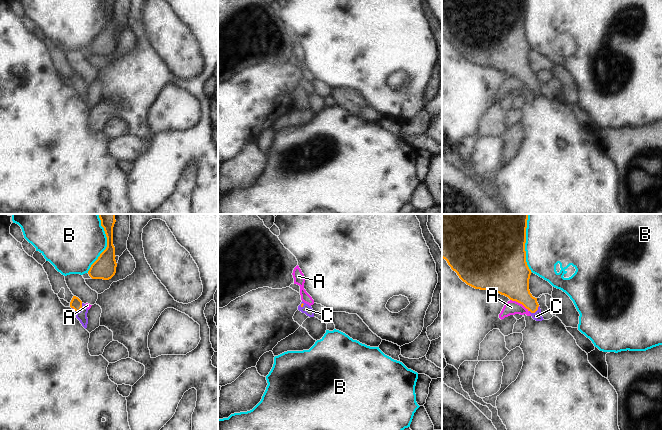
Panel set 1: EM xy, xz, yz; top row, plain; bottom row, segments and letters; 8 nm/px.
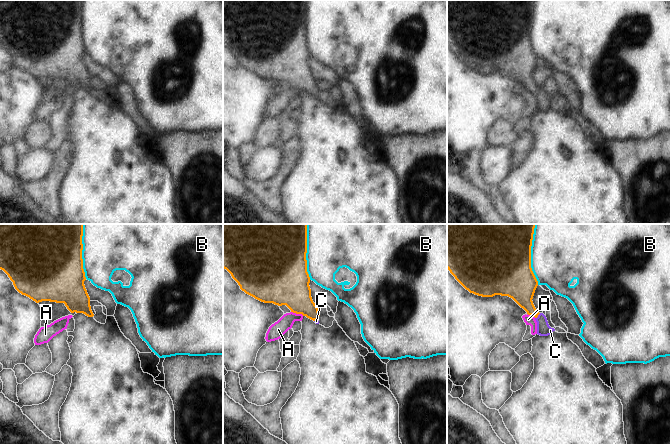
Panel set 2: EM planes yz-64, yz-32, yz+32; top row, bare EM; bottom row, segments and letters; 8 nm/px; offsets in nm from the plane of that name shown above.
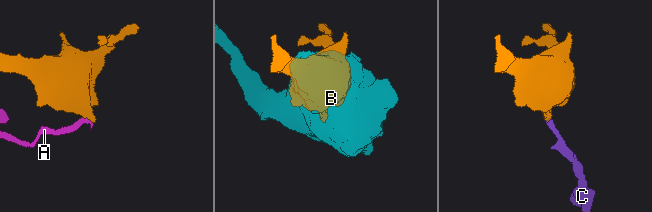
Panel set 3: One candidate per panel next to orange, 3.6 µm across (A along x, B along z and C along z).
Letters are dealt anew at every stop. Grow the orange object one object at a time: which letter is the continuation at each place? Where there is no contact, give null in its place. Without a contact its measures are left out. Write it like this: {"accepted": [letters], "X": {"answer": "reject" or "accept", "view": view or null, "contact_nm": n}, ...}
{"accepted": ["C"], "A": {"answer": "reject", "view": "yz", "contact_nm": 180}, "B": {"answer": "reject", "view": "xy", "contact_nm": 480}, "C": {"answer": "accept", "view": "xy", "contact_nm": 100}}

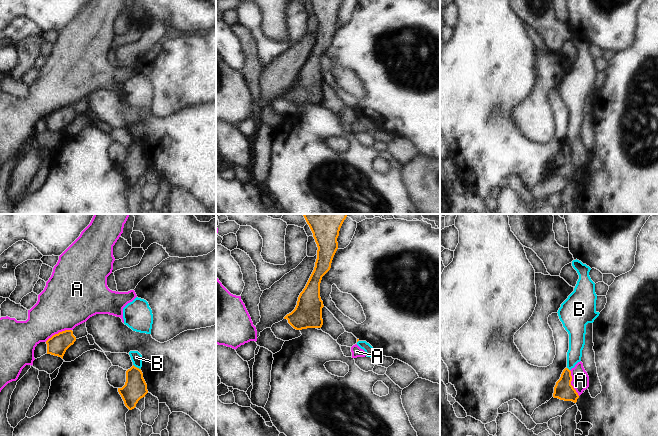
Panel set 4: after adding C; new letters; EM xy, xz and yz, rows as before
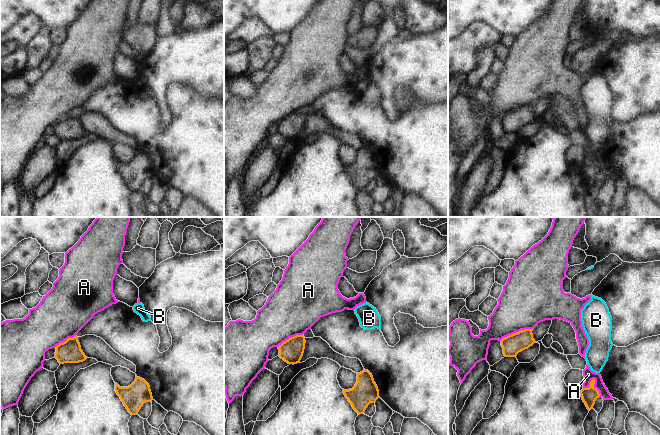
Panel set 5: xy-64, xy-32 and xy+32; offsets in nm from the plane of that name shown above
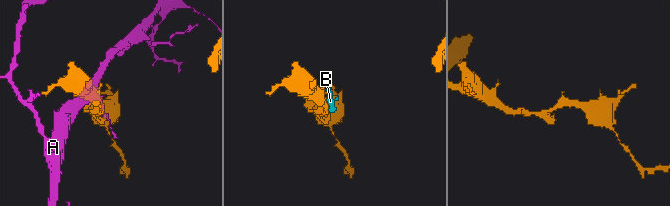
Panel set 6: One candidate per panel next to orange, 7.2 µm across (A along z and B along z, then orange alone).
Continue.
{"accepted": [], "A": {"answer": "reject", "view": "xy", "contact_nm": 240}, "B": {"answer": "reject", "view": "xy", "contact_nm": 80}}

